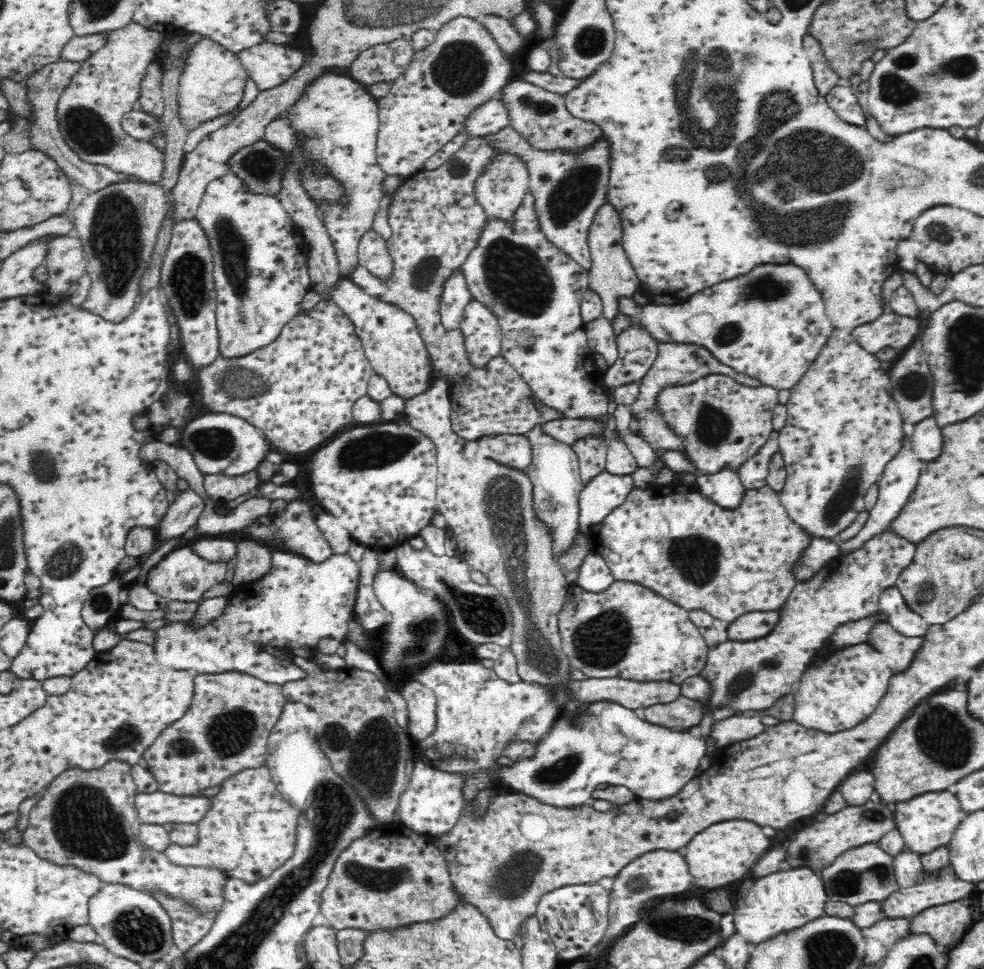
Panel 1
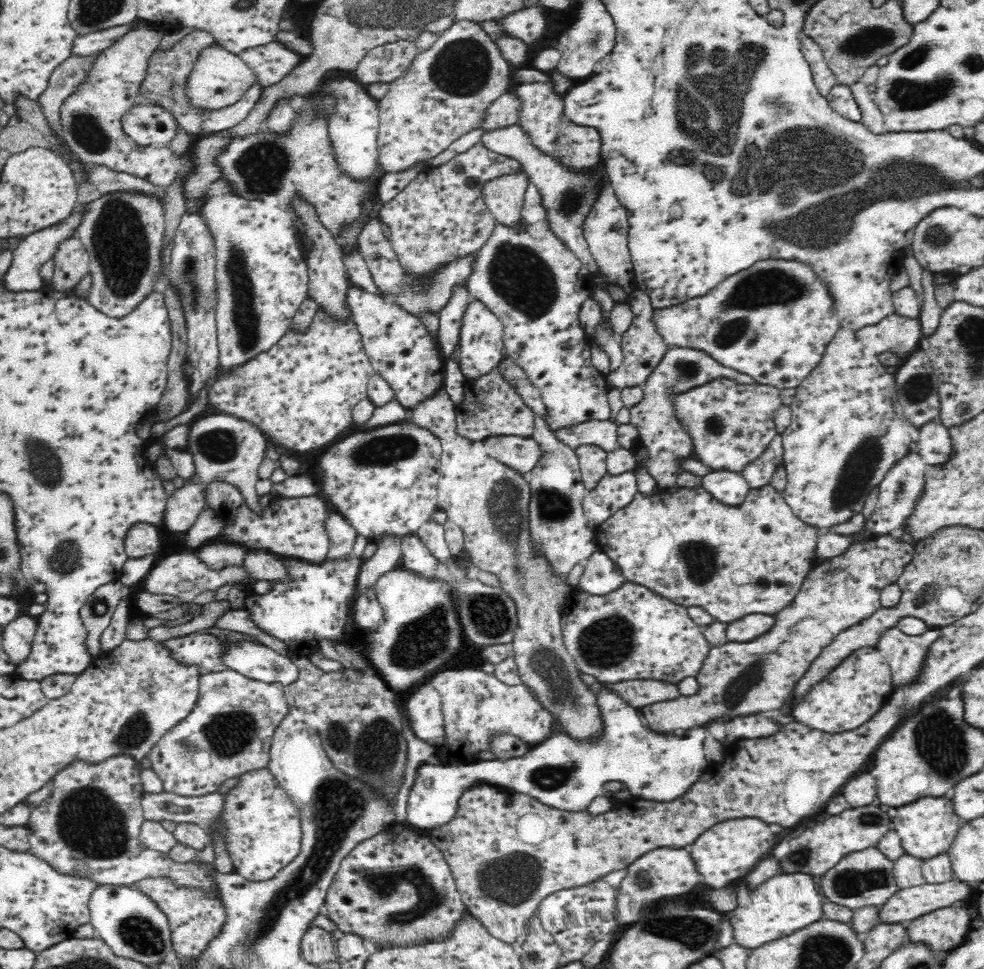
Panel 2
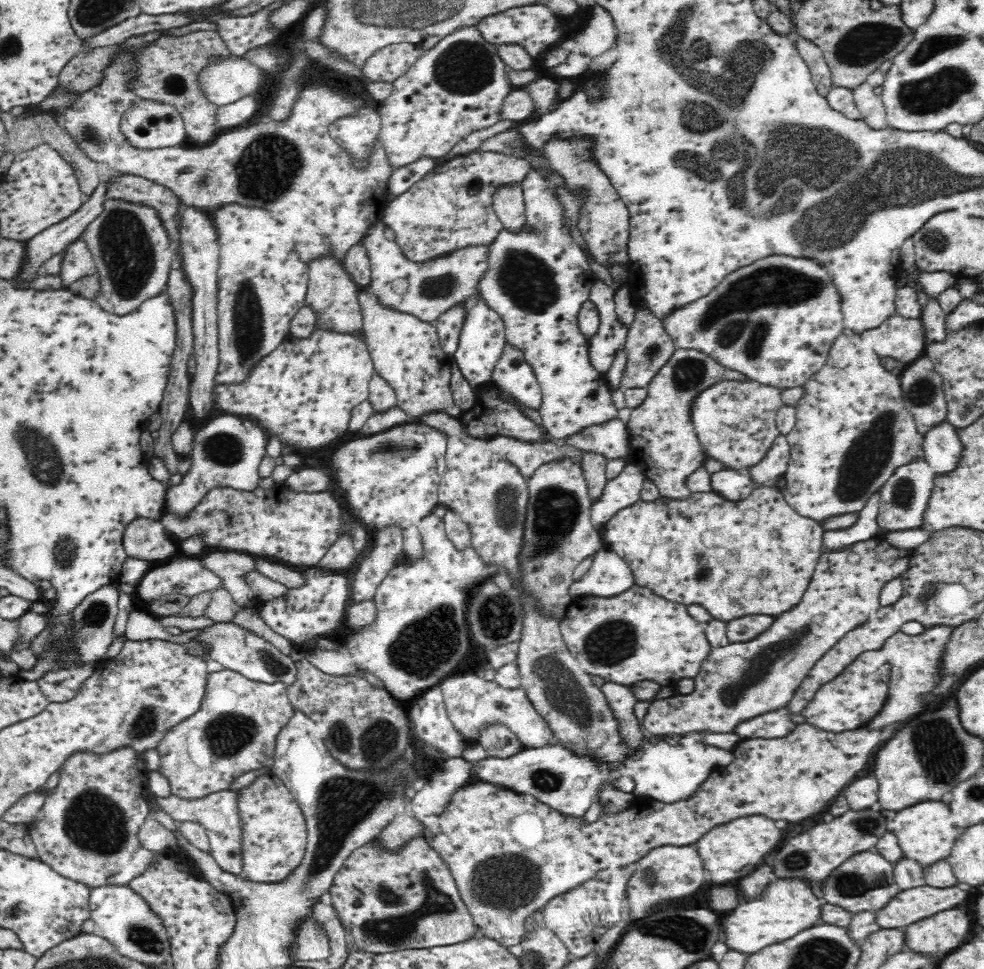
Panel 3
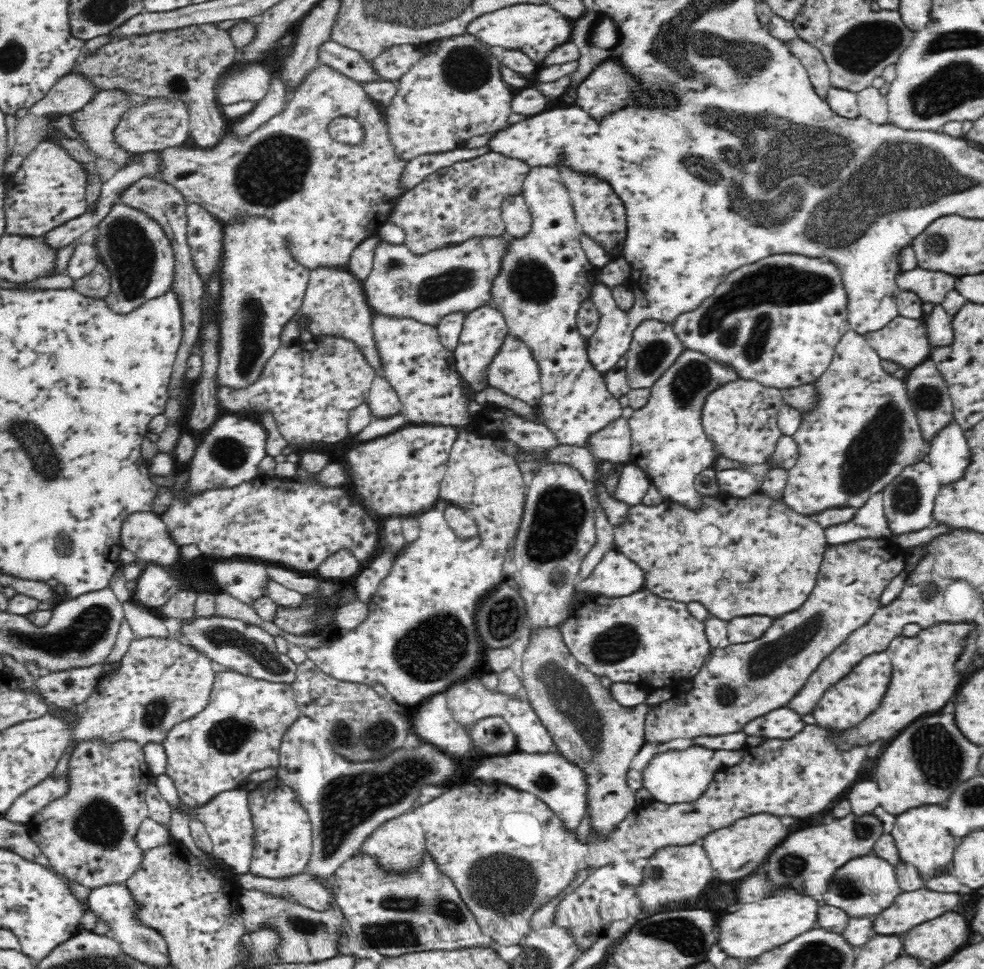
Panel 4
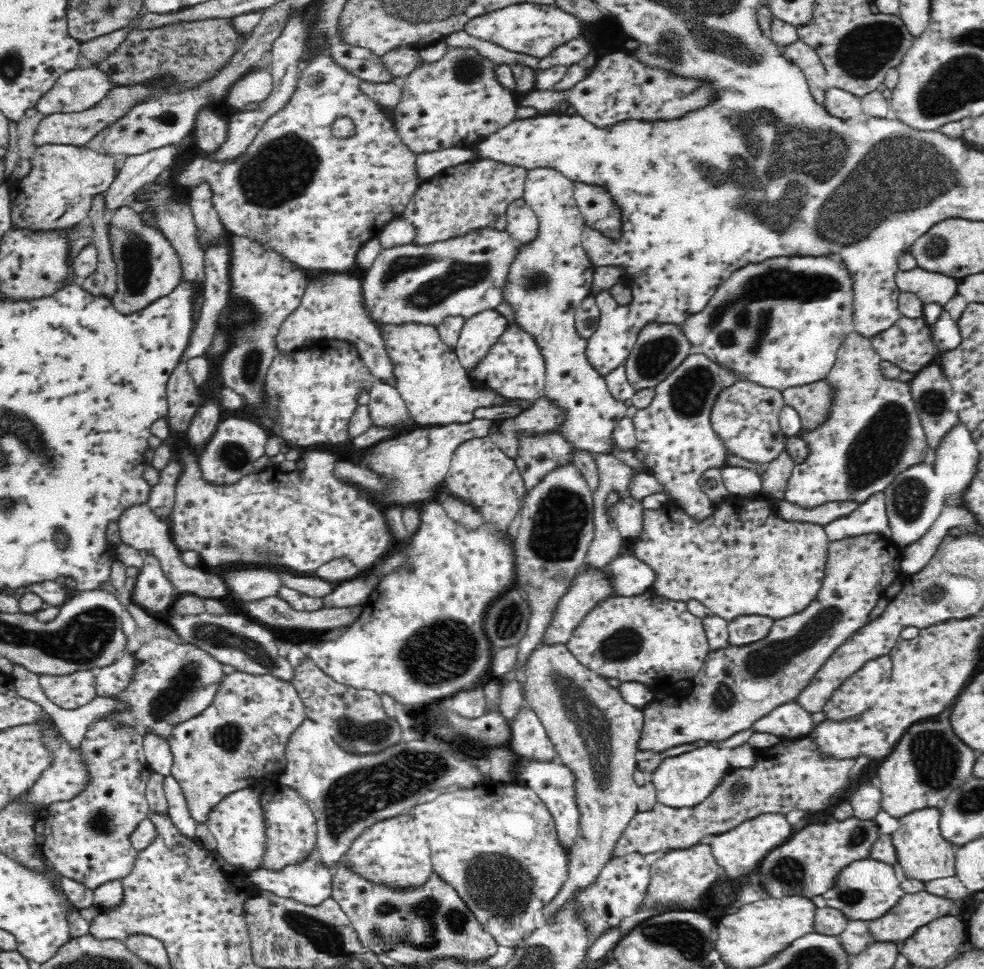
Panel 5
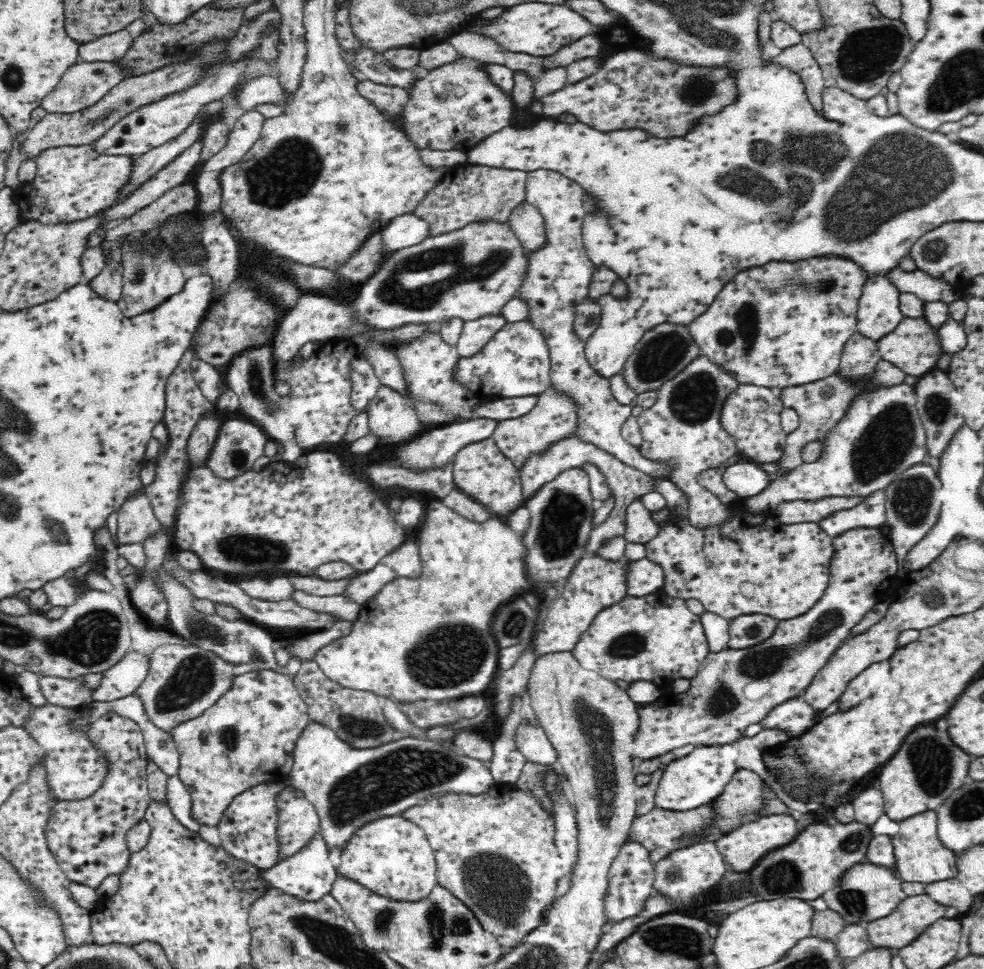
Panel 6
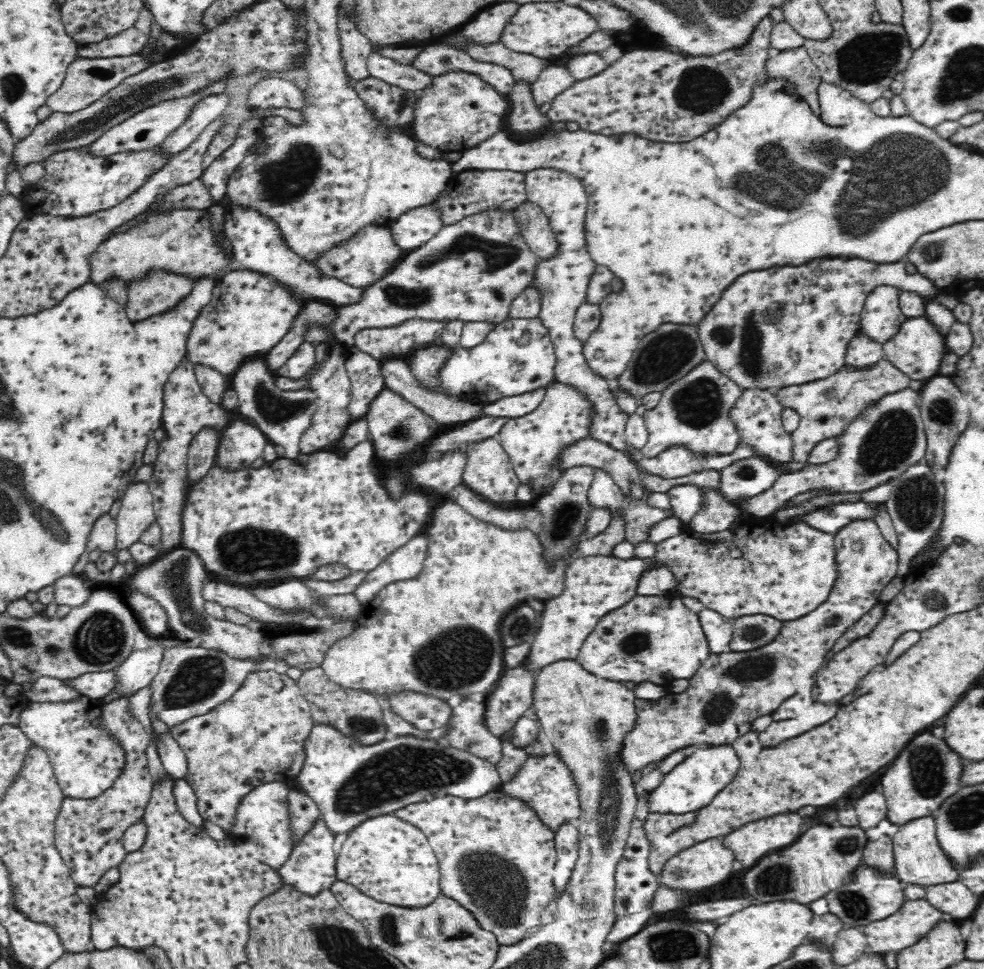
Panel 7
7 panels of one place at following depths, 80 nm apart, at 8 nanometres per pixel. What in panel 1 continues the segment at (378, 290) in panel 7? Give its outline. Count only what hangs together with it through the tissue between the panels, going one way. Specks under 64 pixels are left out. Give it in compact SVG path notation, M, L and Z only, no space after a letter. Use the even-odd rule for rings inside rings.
M372 230L360 240L358 258L360 266L378 277L387 277L391 273L393 262L389 258L387 241Z

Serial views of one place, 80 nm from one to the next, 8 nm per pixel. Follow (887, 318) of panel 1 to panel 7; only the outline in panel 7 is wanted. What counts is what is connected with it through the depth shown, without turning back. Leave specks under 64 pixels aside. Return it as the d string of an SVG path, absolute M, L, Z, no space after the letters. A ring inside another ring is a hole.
M907 317L894 336L881 343L884 359L914 380L926 380L939 373L942 357L947 352L943 336L924 317Z

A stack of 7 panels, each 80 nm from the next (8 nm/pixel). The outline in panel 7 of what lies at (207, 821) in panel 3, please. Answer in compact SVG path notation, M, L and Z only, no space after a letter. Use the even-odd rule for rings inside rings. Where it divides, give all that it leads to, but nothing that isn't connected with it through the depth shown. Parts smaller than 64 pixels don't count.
M281 782L264 783L252 789L236 805L231 827L225 831L239 854L247 854L254 860L277 869L292 853L294 846L289 840L287 804L285 796L290 789Z

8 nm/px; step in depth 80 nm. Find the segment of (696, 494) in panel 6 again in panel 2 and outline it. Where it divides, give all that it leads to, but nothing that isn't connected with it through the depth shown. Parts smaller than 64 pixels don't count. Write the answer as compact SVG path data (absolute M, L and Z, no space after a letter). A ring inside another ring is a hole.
M668 346L664 351L660 364L643 382L642 400L629 407L630 423L636 426L638 437L646 447L650 448L650 458L644 466L648 473L656 479L657 486L664 489L675 489L677 474L682 472L678 458L693 458L692 441L680 423L674 418L671 398L673 393L679 393L699 384L704 384L716 377L726 377L740 384L756 383L748 374L742 374L732 368L724 367L712 358L704 349Z

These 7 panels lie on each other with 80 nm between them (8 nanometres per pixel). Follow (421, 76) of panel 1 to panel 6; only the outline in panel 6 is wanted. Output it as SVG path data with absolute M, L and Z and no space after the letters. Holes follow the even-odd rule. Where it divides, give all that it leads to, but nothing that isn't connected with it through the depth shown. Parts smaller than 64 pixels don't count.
M458 55L446 64L419 71L419 76L409 84L408 100L402 108L396 124L404 135L420 150L470 151L476 143L515 123L516 105L510 93L506 93L491 79L486 64L478 59Z

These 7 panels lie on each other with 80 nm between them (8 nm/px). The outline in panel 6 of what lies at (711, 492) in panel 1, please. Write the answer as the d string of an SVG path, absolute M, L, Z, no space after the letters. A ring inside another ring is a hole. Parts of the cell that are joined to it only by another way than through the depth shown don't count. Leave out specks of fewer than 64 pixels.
M742 460L723 468L723 481L739 498L744 499L766 491L770 477L756 464Z

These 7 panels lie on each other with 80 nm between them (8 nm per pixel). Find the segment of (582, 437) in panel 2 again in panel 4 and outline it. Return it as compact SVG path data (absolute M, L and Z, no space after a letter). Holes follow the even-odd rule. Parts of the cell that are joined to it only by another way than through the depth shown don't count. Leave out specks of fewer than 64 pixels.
M617 418L585 438L586 450L596 459L627 464L630 461L631 438L628 421Z

